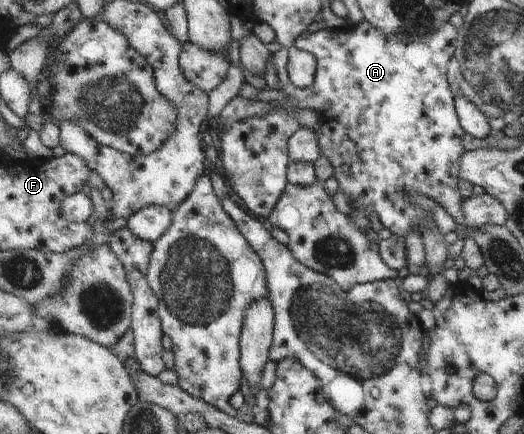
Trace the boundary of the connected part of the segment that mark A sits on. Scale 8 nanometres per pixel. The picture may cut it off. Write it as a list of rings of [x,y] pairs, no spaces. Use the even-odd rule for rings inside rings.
[[[367,21],[340,29],[323,28],[313,33],[303,31],[294,40],[293,47],[313,55],[316,62],[314,79],[309,89],[293,86],[288,79],[286,49],[271,54],[271,60],[280,90],[293,103],[306,104],[309,110],[317,110],[323,102],[333,106],[333,116],[319,116],[319,129],[314,131],[318,153],[332,166],[332,176],[338,184],[339,193],[350,198],[351,210],[346,214],[353,227],[365,232],[370,228],[369,214],[375,214],[383,228],[393,236],[405,237],[409,232],[422,234],[426,231],[424,221],[431,219],[431,211],[423,211],[409,203],[409,194],[415,192],[433,200],[461,226],[476,229],[483,225],[503,225],[505,211],[499,201],[487,193],[463,198],[457,191],[458,162],[464,148],[461,144],[463,129],[459,126],[453,94],[446,80],[446,66],[454,54],[457,32],[449,22],[441,23],[432,34],[409,35],[391,33],[384,35]]]

